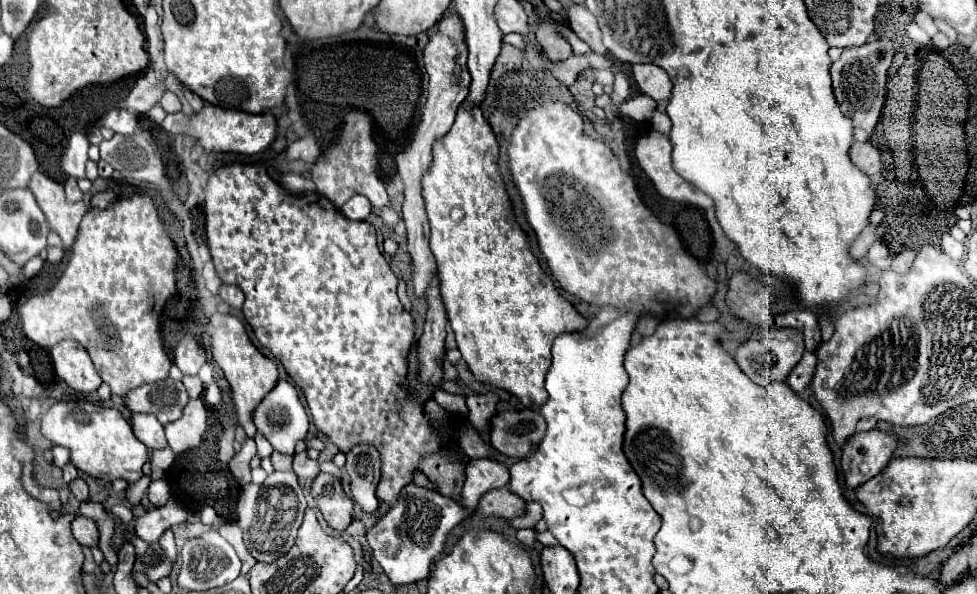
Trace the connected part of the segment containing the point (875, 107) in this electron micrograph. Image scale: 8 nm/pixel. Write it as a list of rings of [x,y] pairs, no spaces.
[[[873,40],[857,48],[843,48],[841,58],[831,64],[833,92],[841,112],[853,120],[853,126],[863,128],[869,134],[877,126],[883,110],[887,70],[893,62],[893,56],[895,56],[895,48],[889,40]]]

